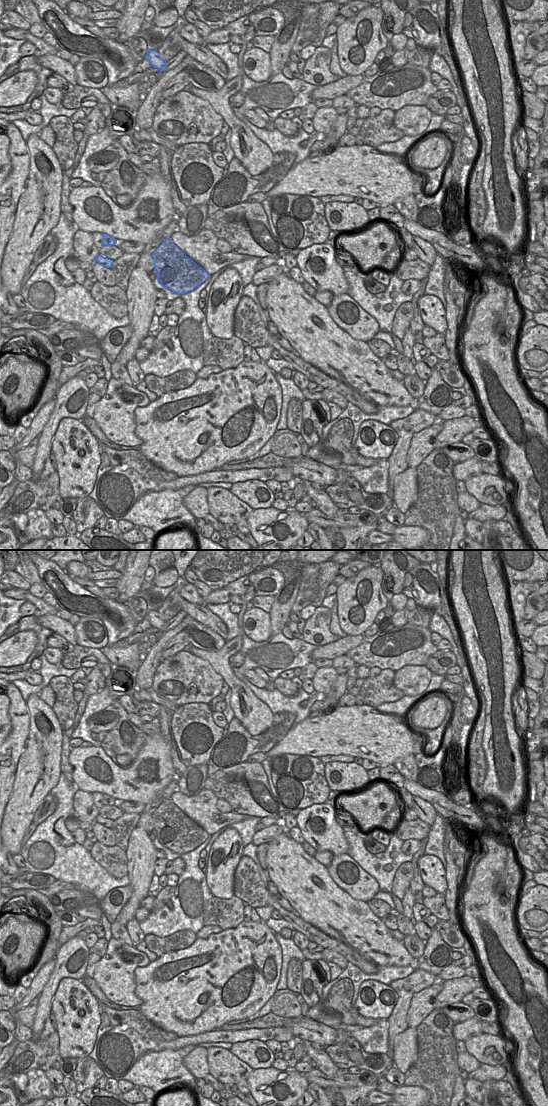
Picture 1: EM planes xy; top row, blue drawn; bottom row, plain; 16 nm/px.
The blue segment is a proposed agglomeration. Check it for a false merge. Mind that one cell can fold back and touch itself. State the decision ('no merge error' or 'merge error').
merge error

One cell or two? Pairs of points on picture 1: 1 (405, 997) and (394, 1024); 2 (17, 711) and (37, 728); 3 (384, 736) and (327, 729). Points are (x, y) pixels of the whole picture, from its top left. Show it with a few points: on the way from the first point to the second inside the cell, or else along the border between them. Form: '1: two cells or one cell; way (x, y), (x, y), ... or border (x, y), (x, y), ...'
1: one cell; way (402, 1004), (398, 1017)
2: two cells; border (26, 701), (29, 713), (29, 734), (24, 745)
3: one cell; way (370, 733), (341, 731)

